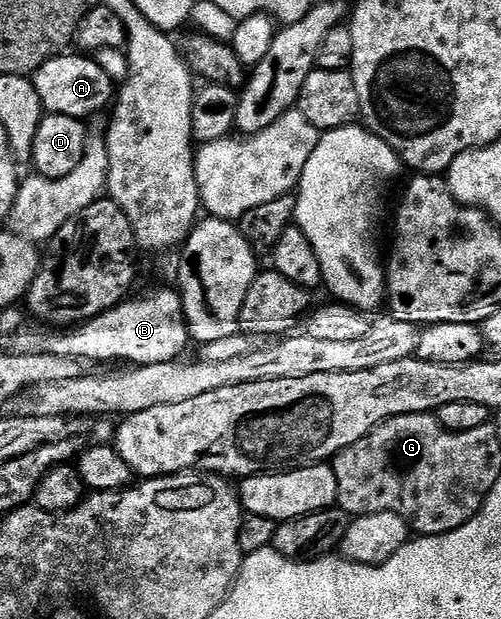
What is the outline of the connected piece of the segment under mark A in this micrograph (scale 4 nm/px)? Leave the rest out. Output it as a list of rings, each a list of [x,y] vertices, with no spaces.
[[[83,52],[71,53],[56,54],[54,58],[41,64],[41,68],[35,70],[33,81],[47,114],[87,120],[90,119],[90,114],[105,109],[107,105],[108,109],[112,105],[117,94],[117,82],[105,68],[101,68],[101,64],[95,62],[94,57]]]

